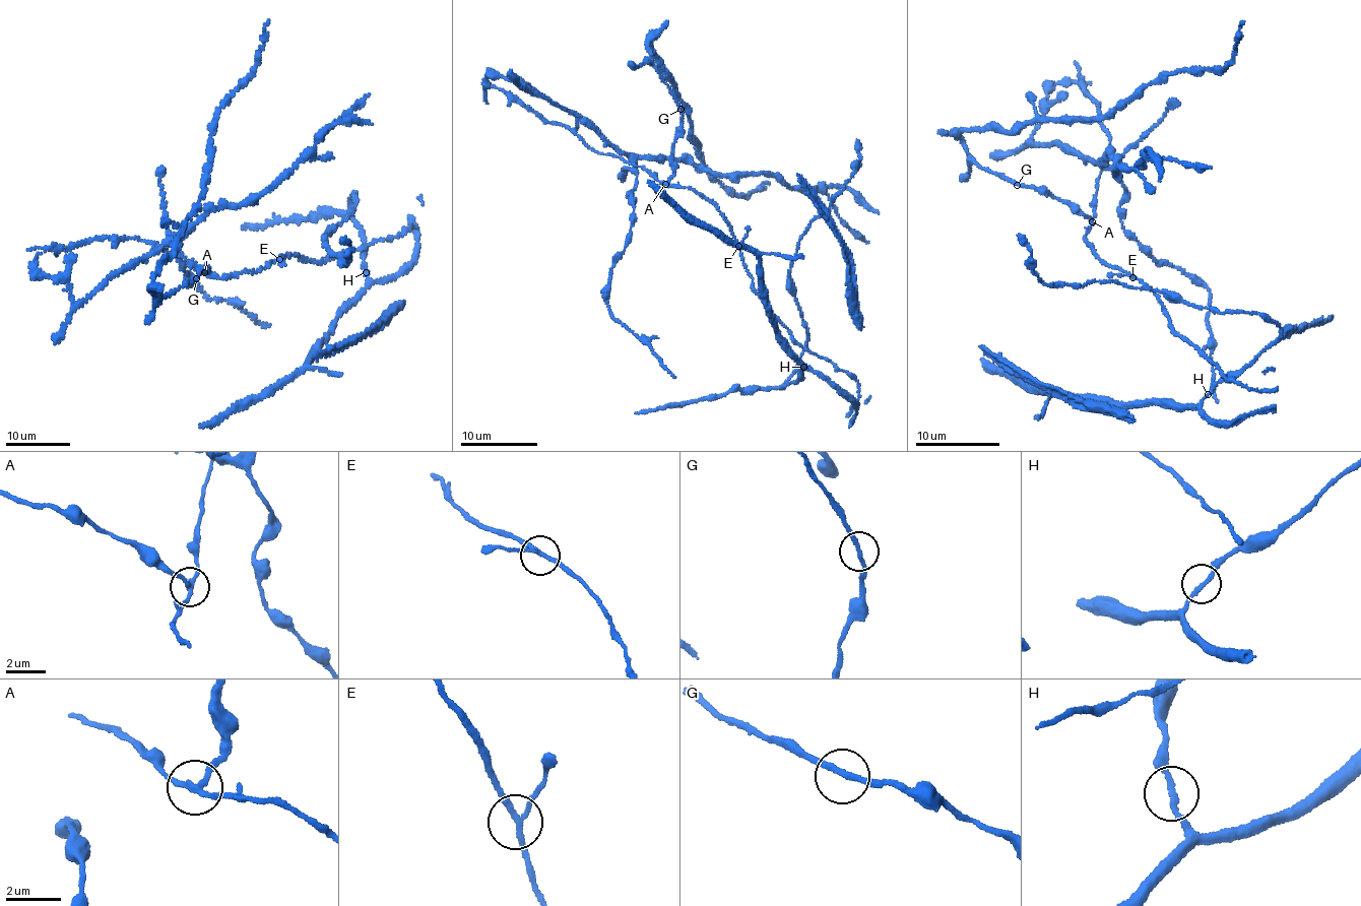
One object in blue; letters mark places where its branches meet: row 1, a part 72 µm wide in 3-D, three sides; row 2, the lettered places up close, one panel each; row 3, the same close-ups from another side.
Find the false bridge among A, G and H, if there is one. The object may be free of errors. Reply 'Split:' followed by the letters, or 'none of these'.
Split: A

